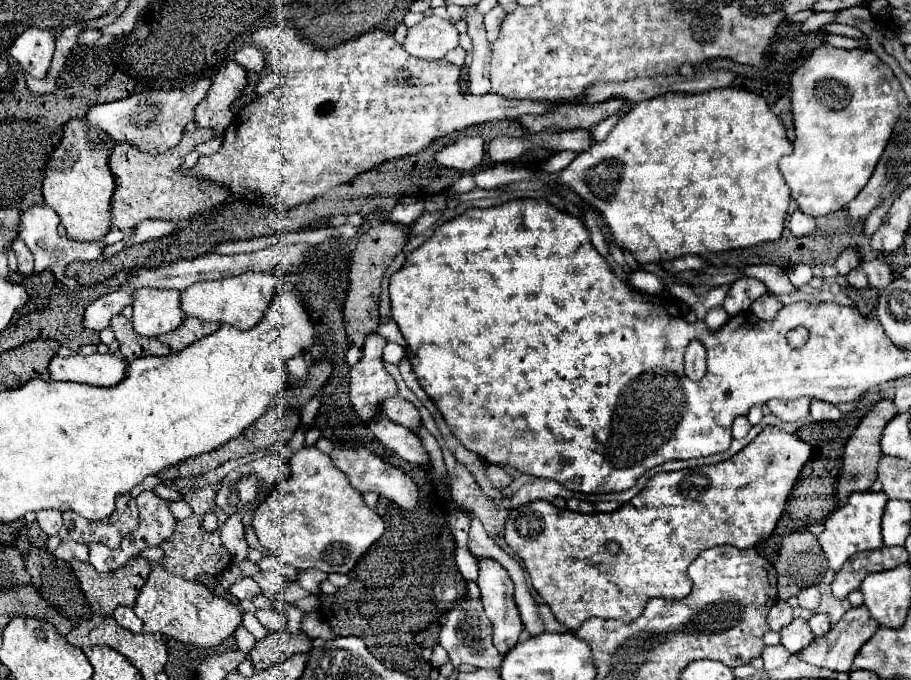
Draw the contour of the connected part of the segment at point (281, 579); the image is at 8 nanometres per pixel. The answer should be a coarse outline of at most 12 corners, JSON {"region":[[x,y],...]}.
{"region":[[276,571],[258,573],[252,579],[262,593],[286,591],[290,585]]}

